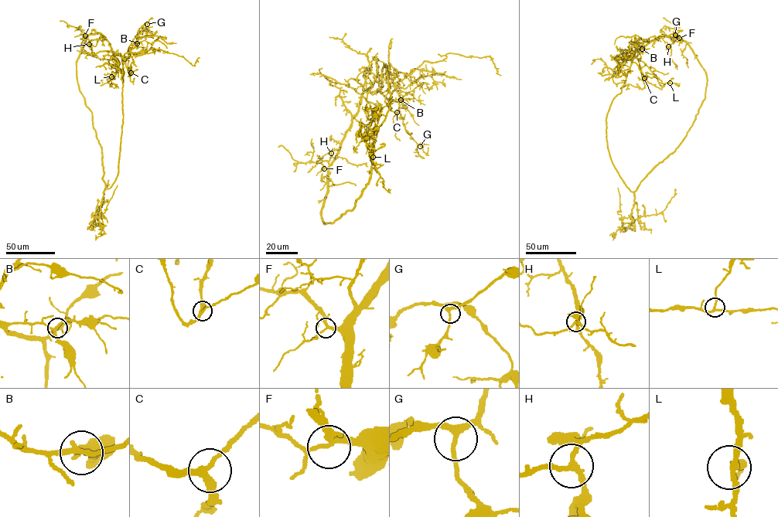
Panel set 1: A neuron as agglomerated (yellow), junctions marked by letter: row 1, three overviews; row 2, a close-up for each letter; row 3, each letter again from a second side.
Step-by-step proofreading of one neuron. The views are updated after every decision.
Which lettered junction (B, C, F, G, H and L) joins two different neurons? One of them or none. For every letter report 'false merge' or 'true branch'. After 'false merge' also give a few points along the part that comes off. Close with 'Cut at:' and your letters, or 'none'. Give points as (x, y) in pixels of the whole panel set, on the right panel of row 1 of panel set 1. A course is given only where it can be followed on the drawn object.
B: true branch
C: true branch
F: true branch
G: true branch
H: true branch
L: true branch
Cut at: none

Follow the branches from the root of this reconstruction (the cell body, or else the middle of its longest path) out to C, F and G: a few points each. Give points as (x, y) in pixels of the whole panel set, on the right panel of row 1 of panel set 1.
C: (607, 113), (626, 78), (618, 66), (631, 55), (622, 58), (635, 62), (644, 78)
F: (607, 113), (612, 100), (621, 92), (626, 78), (624, 71), (619, 70), (618, 66), (658, 36), (679, 38)
G: (607, 113), (612, 100), (621, 92), (630, 59), (637, 55), (642, 44), (675, 35)

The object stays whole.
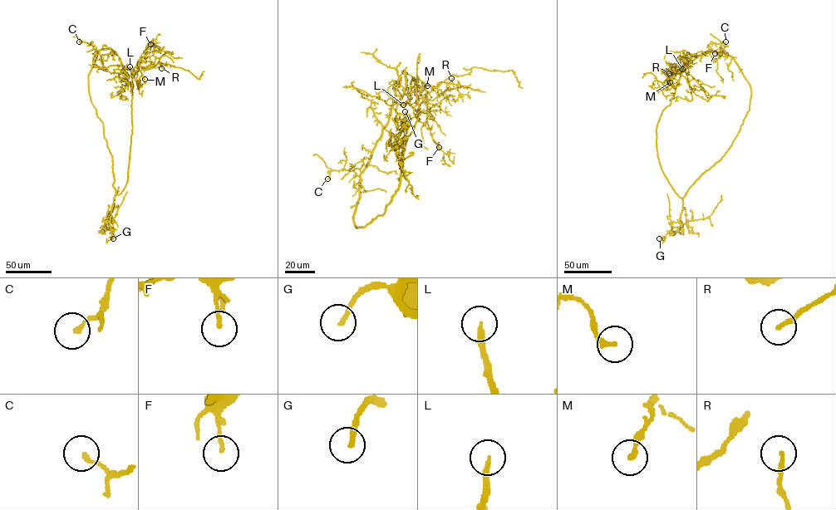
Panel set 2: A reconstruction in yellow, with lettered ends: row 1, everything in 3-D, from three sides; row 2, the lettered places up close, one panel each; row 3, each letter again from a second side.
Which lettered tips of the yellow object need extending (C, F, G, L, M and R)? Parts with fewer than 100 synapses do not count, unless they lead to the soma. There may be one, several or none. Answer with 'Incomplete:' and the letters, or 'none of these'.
Incomplete: L

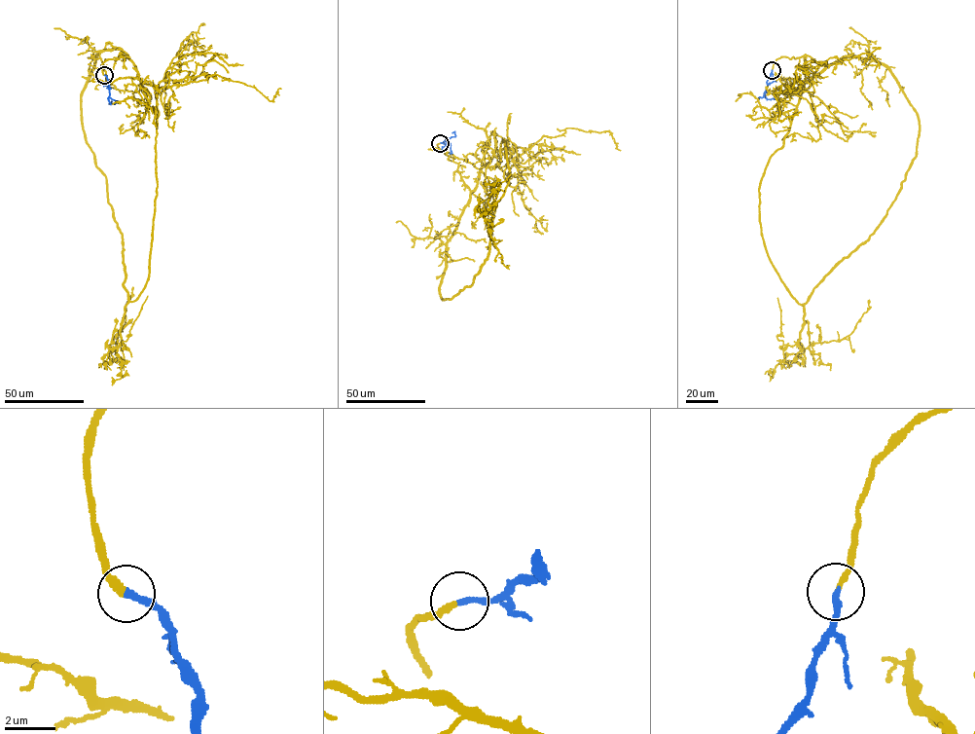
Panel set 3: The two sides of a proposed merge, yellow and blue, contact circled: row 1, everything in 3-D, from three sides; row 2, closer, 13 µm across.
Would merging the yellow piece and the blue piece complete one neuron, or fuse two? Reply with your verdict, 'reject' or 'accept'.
accept

